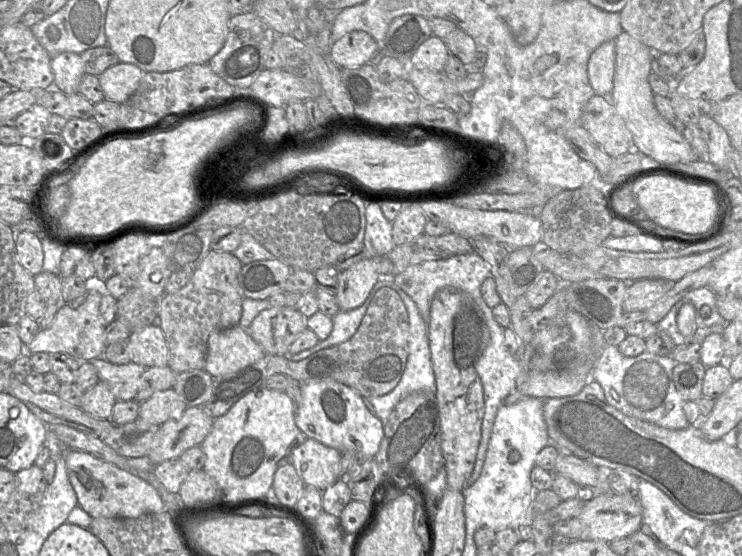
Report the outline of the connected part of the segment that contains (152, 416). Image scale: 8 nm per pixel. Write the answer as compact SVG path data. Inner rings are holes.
M169 388L141 402L138 419L162 425L168 420L180 418L187 408L187 404L178 393Z

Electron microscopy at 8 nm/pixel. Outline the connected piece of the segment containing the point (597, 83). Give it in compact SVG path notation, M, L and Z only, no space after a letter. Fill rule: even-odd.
M614 40L604 42L591 54L587 73L596 95L610 96L615 74L615 58Z

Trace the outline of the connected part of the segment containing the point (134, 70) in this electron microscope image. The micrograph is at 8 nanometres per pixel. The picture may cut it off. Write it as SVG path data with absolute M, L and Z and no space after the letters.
M119 62L98 76L105 99L124 103L137 89L147 72L130 63Z

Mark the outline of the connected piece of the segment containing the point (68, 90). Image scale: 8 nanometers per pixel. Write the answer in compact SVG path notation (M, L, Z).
M61 52L51 59L54 75L54 88L66 95L78 93L78 84L85 74L80 55L74 52Z

